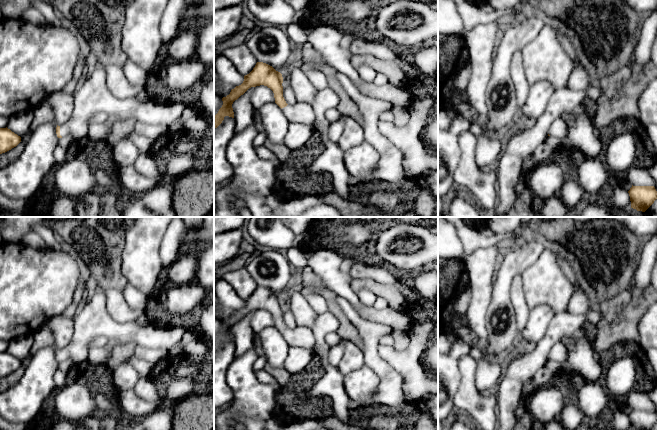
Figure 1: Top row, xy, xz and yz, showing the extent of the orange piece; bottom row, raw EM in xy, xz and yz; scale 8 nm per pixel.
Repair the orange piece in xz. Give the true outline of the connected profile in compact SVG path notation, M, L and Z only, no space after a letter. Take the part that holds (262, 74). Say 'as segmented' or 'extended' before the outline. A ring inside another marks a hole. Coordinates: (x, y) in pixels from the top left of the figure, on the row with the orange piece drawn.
extended; M257 62L253 70L244 76L241 85L231 90L230 94L222 98L223 105L218 113L214 115L214 129L217 128L225 116L234 118L232 104L249 88L260 85L267 86L274 93L275 103L282 109L283 114L289 123L302 123L304 125L314 126L315 114L311 104L306 102L296 102L288 105L283 97L283 77L272 66Z

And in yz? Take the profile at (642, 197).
as segmented; M633 186L628 191L631 208L645 212L657 199L657 191L654 186Z

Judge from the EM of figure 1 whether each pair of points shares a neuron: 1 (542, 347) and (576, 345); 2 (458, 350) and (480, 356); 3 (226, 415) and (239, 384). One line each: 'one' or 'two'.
1: two
2: two
3: one

